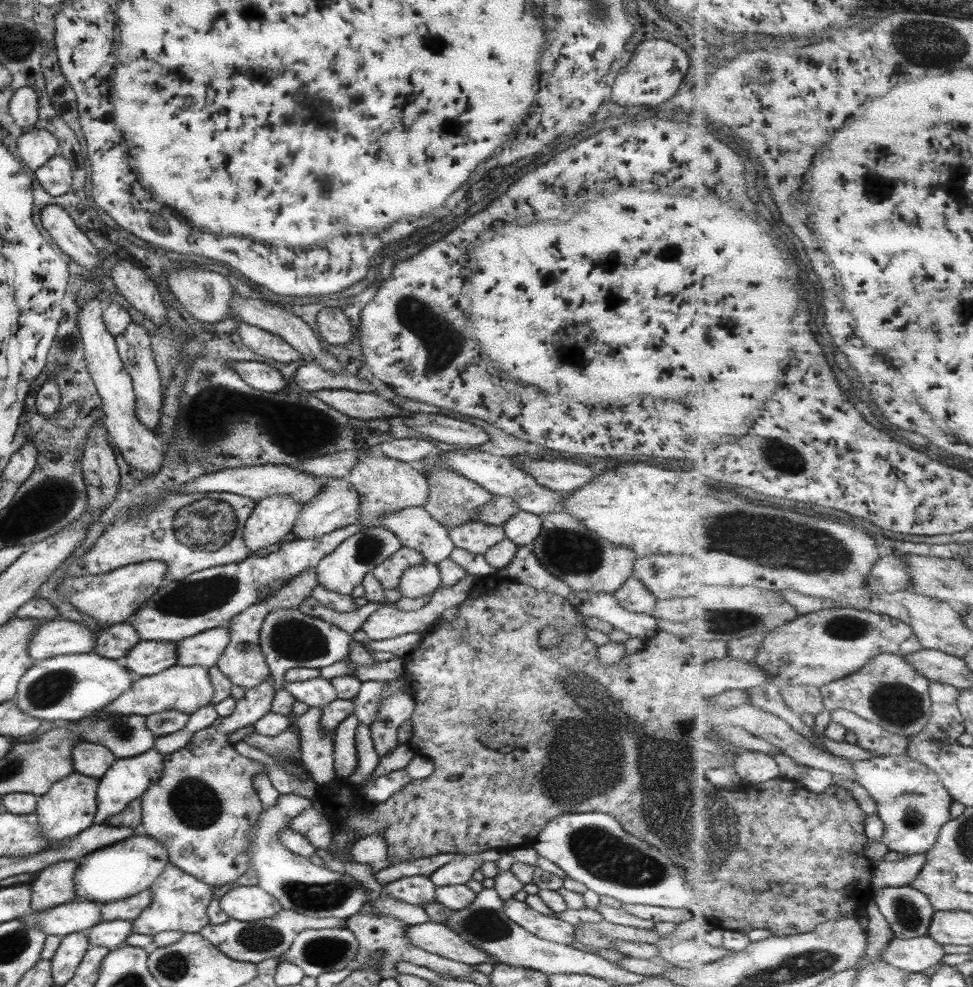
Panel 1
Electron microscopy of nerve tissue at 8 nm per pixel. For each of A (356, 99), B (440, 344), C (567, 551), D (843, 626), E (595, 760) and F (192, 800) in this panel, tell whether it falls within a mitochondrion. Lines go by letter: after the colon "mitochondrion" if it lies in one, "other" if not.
A: other
B: mitochondrion
C: mitochondrion
D: mitochondrion
E: mitochondrion
F: mitochondrion

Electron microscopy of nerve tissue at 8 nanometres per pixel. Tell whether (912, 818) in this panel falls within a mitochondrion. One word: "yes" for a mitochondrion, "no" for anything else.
yes

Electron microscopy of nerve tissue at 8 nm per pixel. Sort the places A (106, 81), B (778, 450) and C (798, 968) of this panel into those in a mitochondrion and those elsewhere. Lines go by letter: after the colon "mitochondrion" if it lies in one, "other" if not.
A: other
B: mitochondrion
C: mitochondrion

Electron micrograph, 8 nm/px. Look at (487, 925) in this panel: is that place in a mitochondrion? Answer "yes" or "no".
yes

